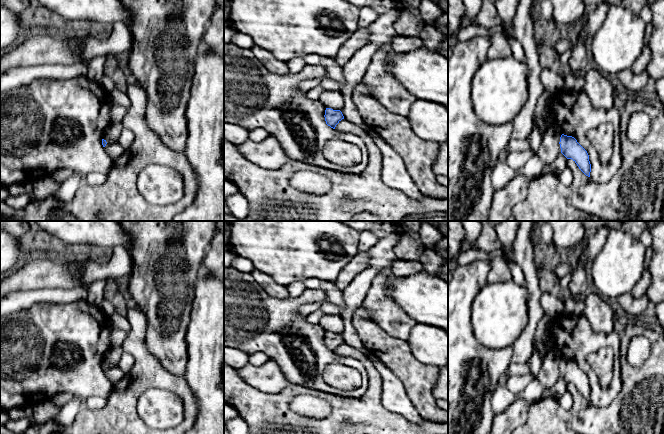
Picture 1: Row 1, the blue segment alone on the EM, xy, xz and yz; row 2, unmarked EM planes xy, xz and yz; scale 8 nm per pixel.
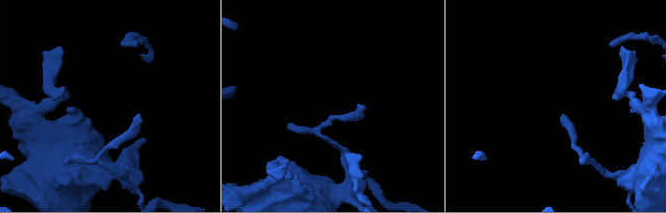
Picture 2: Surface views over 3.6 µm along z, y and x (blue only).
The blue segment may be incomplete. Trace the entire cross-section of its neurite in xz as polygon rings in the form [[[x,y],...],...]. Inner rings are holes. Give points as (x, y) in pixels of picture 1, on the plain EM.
[[[326,332],[324,341],[326,348],[333,353],[335,353],[336,349],[344,343],[340,334],[333,334],[331,332]]]

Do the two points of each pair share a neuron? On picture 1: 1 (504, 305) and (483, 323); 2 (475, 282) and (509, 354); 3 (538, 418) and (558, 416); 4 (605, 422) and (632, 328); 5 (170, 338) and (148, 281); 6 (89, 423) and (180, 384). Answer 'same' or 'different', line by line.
1: same
2: same
3: same
4: same
5: same
6: same

